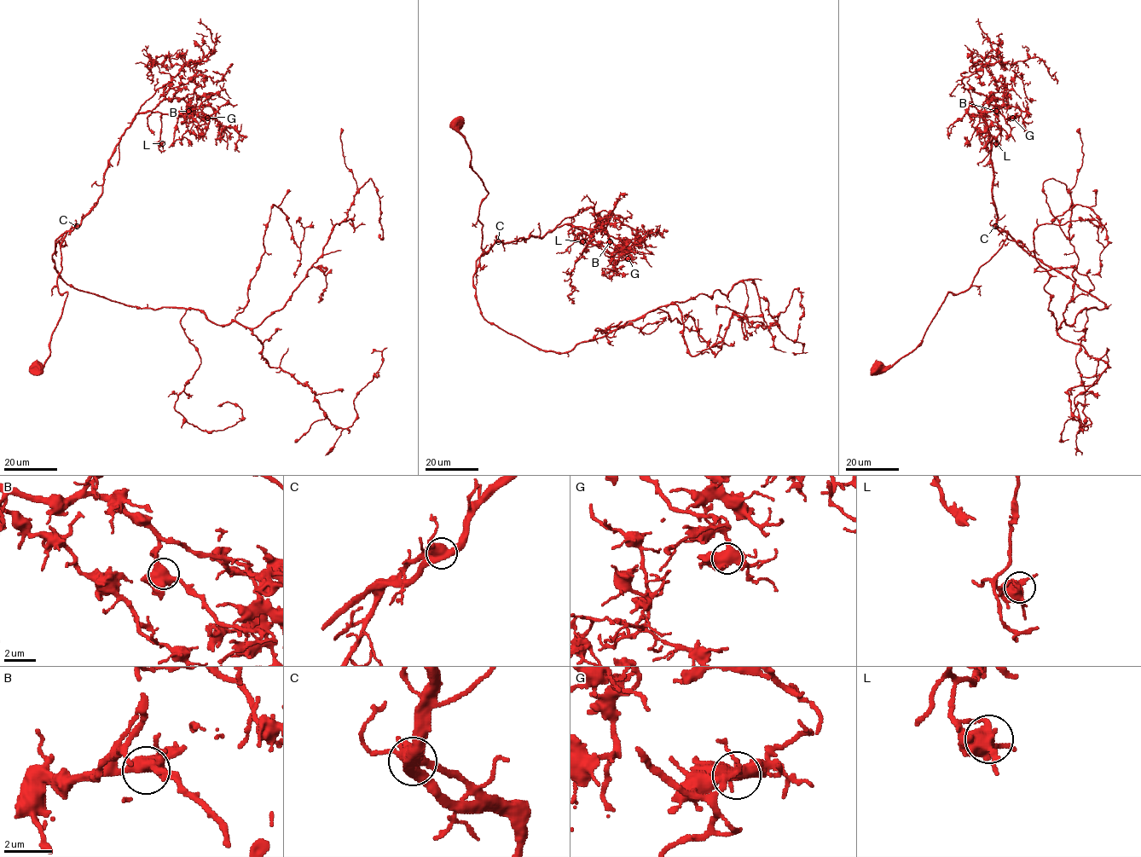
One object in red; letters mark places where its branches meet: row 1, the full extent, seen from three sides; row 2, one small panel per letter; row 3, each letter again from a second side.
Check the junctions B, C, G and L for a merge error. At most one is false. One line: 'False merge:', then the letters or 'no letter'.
False merge: no letter

